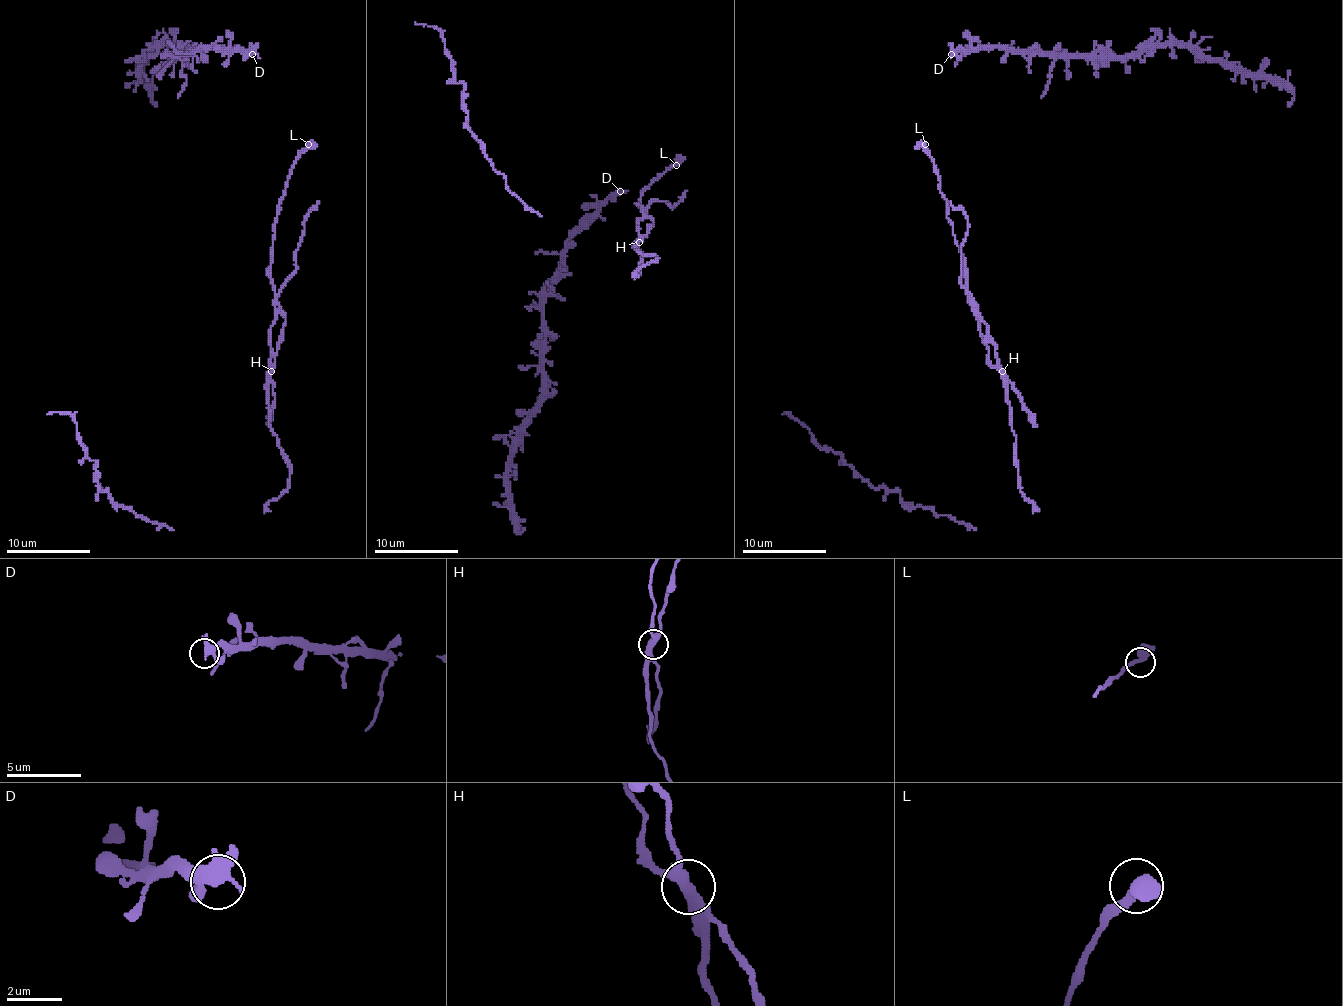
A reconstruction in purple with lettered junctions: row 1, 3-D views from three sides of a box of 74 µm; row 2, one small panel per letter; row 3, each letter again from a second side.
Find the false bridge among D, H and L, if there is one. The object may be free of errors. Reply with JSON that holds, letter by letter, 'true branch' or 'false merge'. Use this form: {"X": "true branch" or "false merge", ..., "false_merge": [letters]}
{"D": "true branch", "H": "false merge", "L": "true branch", "false_merge": ["H"]}

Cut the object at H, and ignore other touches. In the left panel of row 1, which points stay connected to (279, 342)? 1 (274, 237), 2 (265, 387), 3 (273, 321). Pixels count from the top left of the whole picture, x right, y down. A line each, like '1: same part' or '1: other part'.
1: other part
2: other part
3: other part

